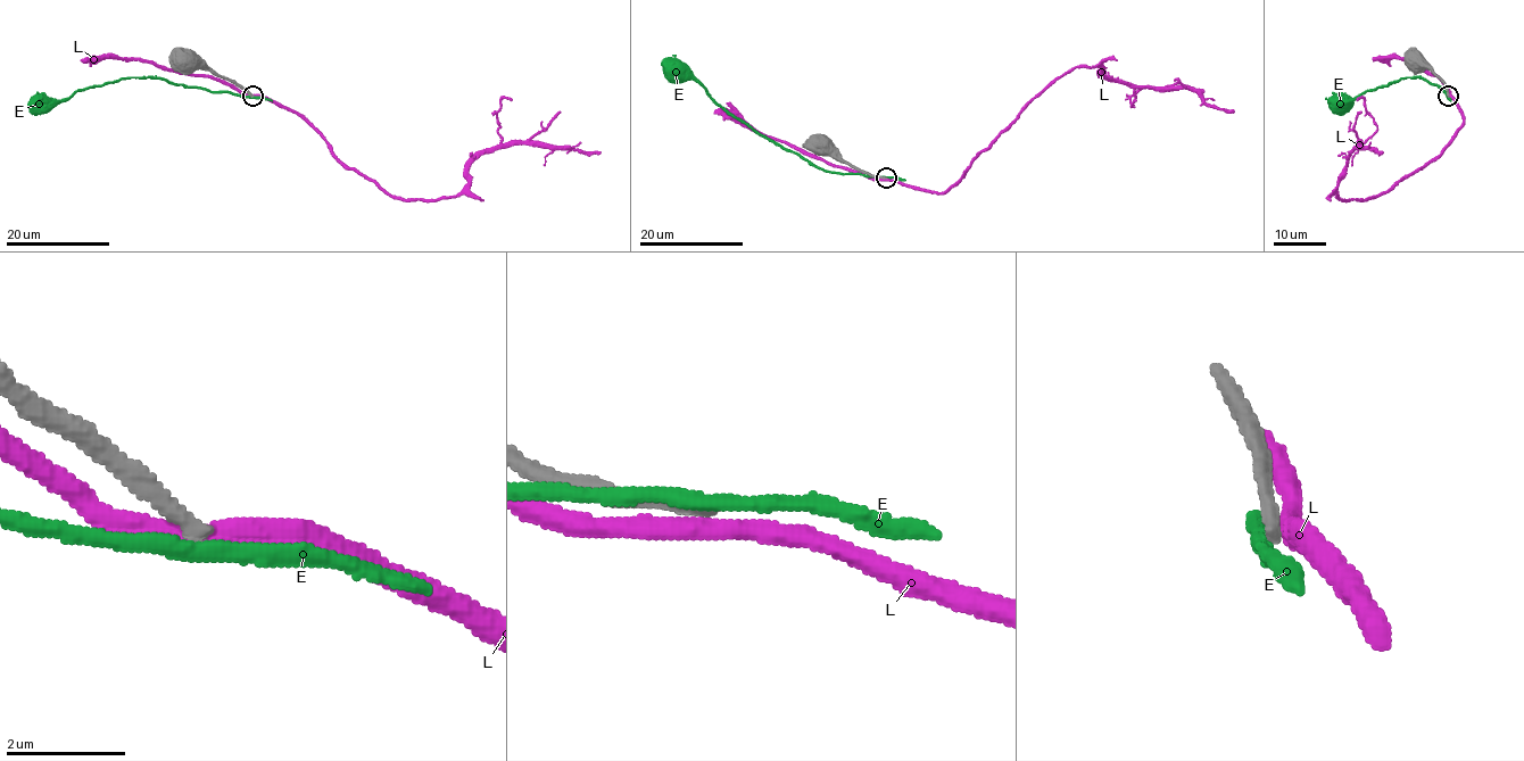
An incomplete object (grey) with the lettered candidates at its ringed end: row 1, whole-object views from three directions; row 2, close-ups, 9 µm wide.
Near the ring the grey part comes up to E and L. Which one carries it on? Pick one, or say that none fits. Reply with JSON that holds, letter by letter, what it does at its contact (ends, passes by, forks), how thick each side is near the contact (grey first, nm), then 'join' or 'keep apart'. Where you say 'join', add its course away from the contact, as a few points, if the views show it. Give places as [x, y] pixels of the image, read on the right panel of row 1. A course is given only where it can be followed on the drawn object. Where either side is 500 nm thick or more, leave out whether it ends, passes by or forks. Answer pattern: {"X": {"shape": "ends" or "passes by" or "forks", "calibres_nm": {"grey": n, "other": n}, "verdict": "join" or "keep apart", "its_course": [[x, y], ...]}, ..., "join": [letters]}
{"E": {"shape": "passes by", "calibres_nm": {"grey": 280, "other": 280}, "verdict": "keep apart"}, "L": {"shape": "passes by", "calibres_nm": {"grey": 280, "other": 380}, "verdict": "keep apart"}, "join": []}

